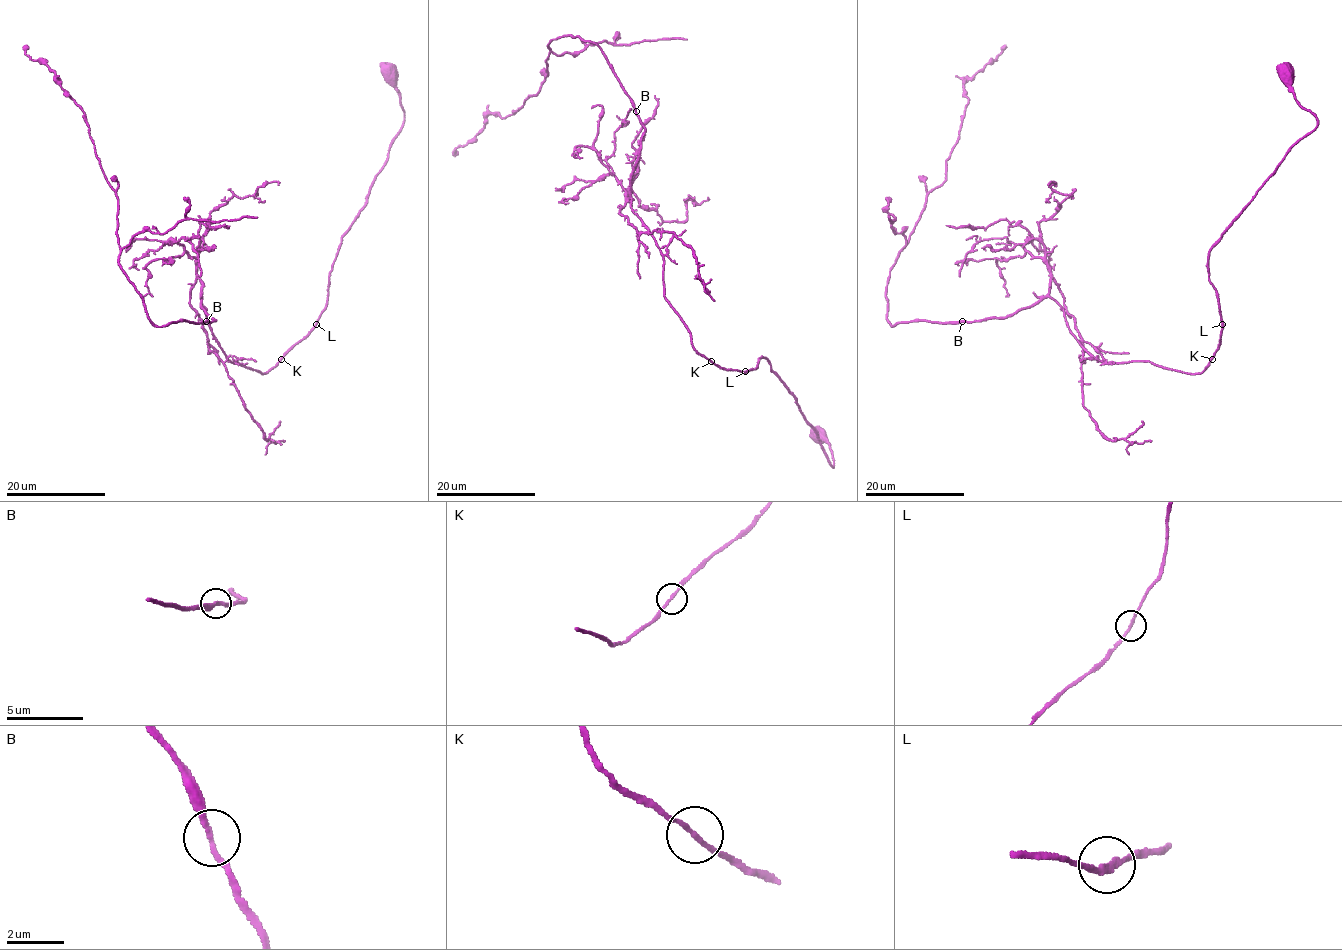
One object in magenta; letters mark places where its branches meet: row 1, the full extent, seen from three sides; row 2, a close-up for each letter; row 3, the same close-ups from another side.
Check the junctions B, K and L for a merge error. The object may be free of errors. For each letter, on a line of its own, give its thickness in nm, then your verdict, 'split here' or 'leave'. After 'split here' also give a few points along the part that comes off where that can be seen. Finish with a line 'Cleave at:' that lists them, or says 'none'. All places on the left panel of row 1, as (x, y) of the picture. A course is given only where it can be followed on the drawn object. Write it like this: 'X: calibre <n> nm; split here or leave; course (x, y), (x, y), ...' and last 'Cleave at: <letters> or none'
B: calibre 200 nm; leave
K: calibre 160 nm; leave
L: calibre 170 nm; leave
Cleave at: none

